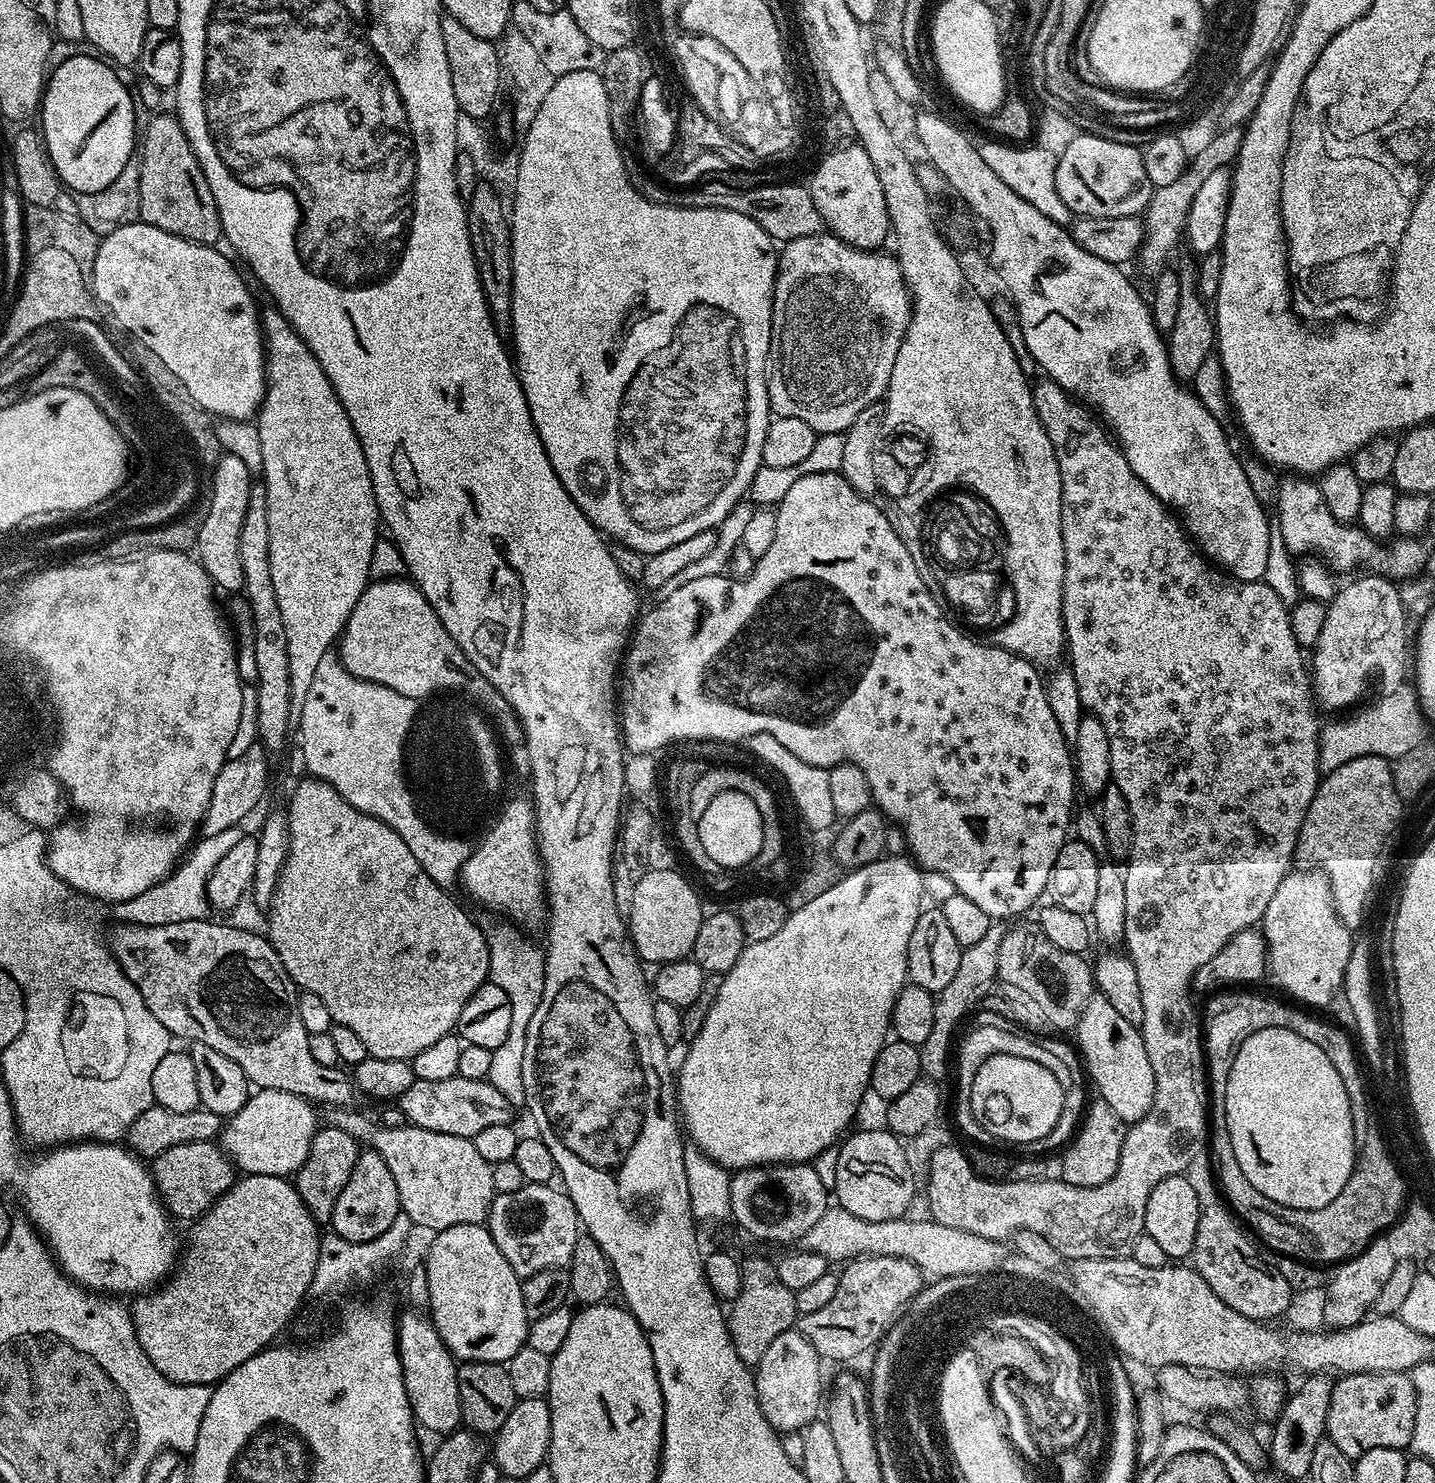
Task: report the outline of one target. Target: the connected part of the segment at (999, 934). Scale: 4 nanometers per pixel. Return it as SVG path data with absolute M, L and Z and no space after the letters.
M994 922L981 941L962 950L962 959L958 962L957 973L954 974L953 980L950 981L949 985L947 985L944 990L935 995L933 1029L930 1030L929 1037L926 1038L926 1041L918 1046L920 1050L920 1071L927 1079L940 1082L943 1081L942 1078L947 1072L949 1075L950 1064L948 1068L948 1054L950 1052L950 1044L952 1042L954 1030L957 1028L962 1018L967 1014L969 1008L975 1005L978 1006L989 995L990 991L988 990L990 986L992 984L995 985L997 979L998 951L1001 950L1001 944L1004 941L1005 935L1005 927L1001 923Z

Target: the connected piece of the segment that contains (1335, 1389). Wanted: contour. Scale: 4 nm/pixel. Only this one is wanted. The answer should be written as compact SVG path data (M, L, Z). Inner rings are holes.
M1353 1372L1333 1383L1326 1436L1353 1461L1366 1450L1407 1449L1412 1443L1416 1414L1416 1390L1407 1372Z

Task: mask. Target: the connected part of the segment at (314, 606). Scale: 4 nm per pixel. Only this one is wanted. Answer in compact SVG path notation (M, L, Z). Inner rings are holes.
M269 310L267 313L265 311L262 316L262 331L264 333L264 355L266 357L264 366L266 387L264 400L260 403L260 411L255 417L254 423L258 430L258 438L262 438L262 483L266 486L266 506L270 518L270 574L274 577L274 594L278 594L278 610L282 610L282 626L286 626L286 654L290 662L288 677L290 678L290 690L292 691L292 711L298 714L303 710L306 692L310 687L310 682L313 681L314 673L317 672L318 662L321 661L323 655L330 652L330 649L341 637L355 604L370 583L372 555L378 539L376 527L379 529L382 521L380 511L376 508L374 486L370 478L370 470L366 466L366 454L362 454L358 434L354 434L354 426L350 422L342 402L334 394L334 388L330 386L326 374L320 369L308 347L301 342L299 336L281 312Z

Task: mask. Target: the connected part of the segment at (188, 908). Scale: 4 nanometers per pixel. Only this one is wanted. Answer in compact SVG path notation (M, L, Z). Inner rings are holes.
M239 827L222 830L222 834L201 835L189 847L186 855L176 865L174 871L162 882L150 886L144 894L136 898L119 901L115 905L116 912L121 921L133 924L169 924L190 920L203 920L209 915L208 879L218 866L219 860L228 853L230 846L235 846L242 832Z

